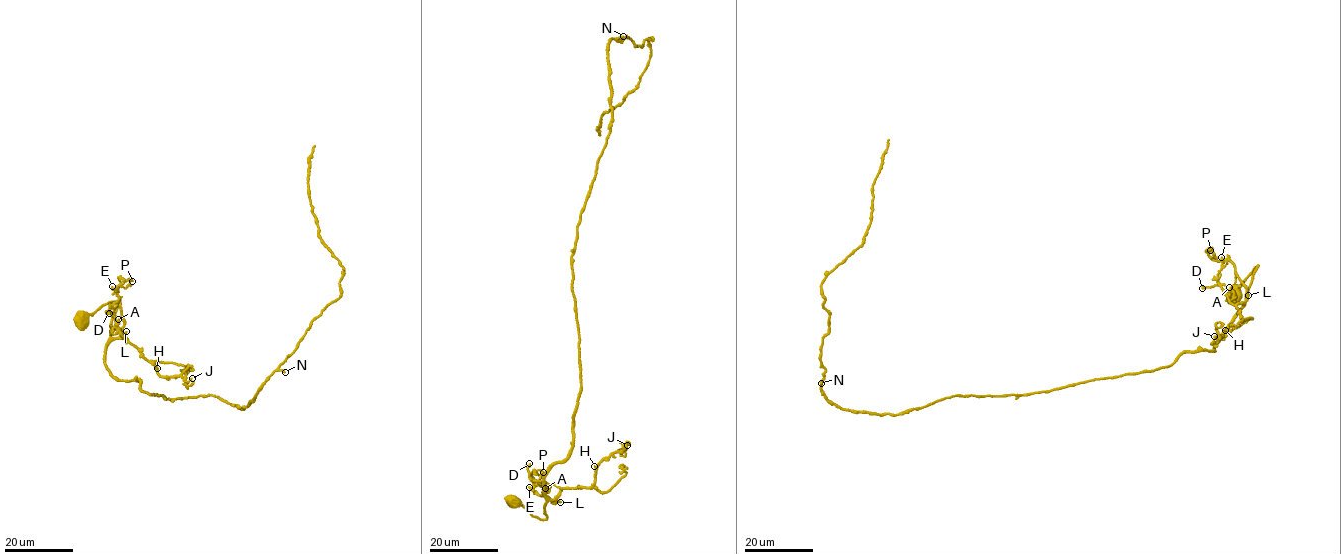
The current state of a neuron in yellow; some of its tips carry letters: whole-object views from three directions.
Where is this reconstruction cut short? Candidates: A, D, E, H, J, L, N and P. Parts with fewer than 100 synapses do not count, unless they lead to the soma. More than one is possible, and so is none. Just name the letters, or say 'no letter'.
N

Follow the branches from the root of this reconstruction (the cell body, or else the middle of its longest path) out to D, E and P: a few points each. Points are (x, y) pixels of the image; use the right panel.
D: (1235, 294), (1236, 288), (1258, 265), (1244, 304), (1235, 305), (1230, 302), (1218, 284), (1202, 288)
E: (1235, 294), (1236, 288), (1258, 265), (1244, 304), (1246, 286), (1237, 276), (1234, 264), (1221, 257)
P: (1235, 294), (1258, 265), (1244, 304), (1246, 286), (1234, 264), (1214, 260), (1207, 250), (1210, 250)

